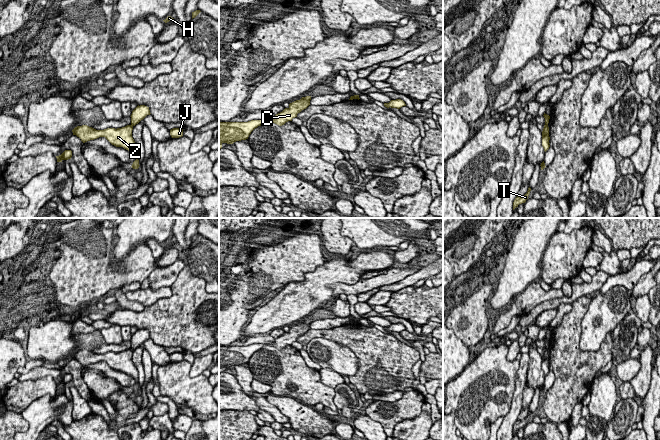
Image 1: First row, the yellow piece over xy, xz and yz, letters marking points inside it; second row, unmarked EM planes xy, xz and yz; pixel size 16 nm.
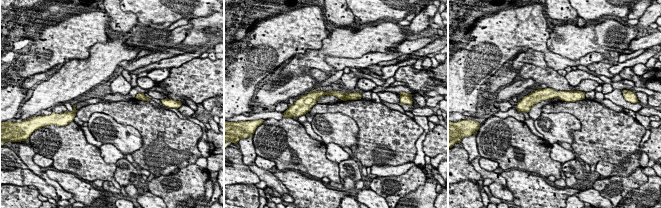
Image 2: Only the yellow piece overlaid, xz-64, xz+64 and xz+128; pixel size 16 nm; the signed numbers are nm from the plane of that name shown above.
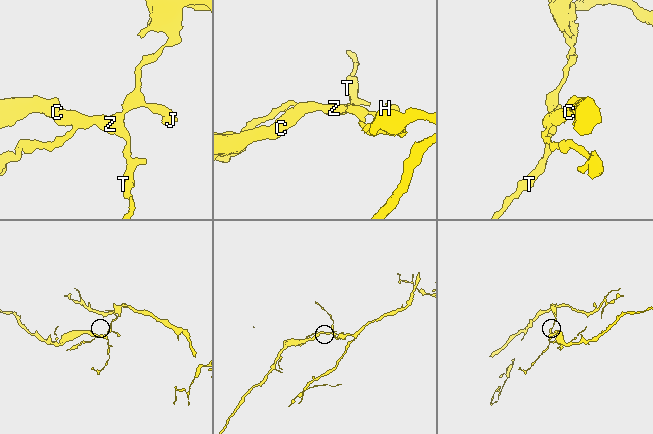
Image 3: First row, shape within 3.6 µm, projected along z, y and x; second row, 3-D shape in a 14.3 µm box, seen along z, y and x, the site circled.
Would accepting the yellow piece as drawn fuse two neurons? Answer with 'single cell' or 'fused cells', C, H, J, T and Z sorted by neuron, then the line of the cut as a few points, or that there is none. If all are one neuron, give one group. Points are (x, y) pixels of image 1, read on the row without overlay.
fused cells; C T Z / H J; cut in xz along (356, 319), (354, 322)

